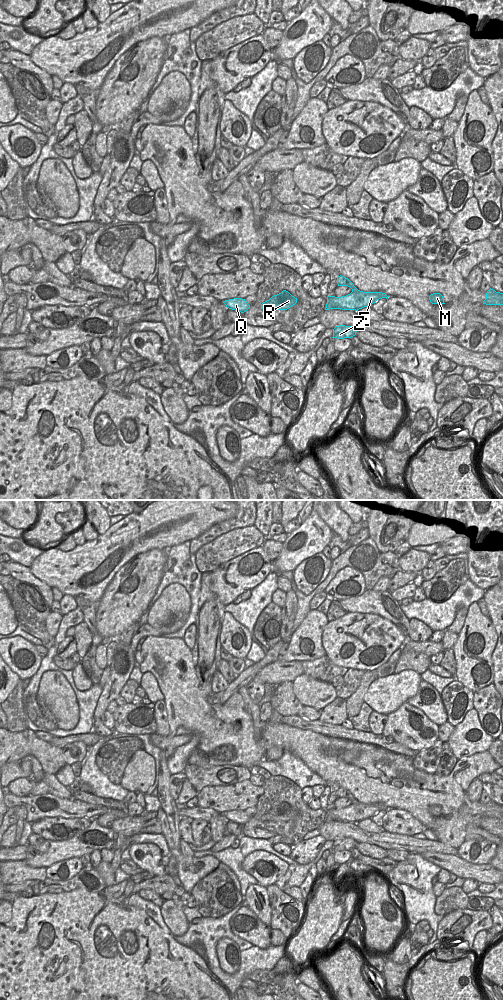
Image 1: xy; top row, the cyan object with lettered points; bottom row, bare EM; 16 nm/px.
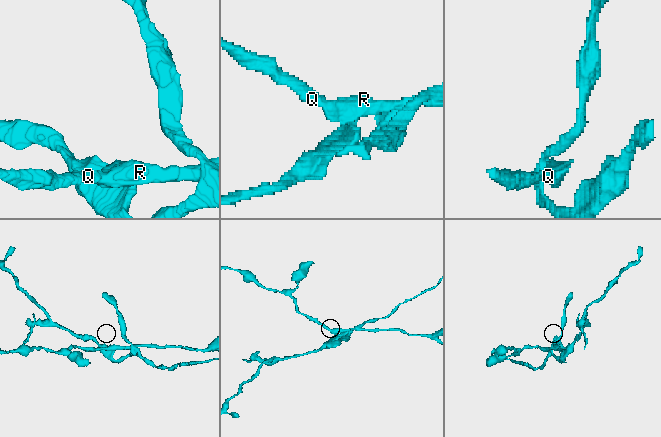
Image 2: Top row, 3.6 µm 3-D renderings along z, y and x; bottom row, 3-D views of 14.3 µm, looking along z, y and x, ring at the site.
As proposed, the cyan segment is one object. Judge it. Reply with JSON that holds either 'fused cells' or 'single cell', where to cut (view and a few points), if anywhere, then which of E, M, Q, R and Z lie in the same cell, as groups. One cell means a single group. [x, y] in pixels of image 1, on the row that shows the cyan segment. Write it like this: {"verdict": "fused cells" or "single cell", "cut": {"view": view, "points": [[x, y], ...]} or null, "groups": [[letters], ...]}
{"verdict": "fused cells", "cut": {"view": "xy", "points": [[357, 289], [352, 291]]}, "groups": [["E", "M", "Q", "R"], ["Z"]]}

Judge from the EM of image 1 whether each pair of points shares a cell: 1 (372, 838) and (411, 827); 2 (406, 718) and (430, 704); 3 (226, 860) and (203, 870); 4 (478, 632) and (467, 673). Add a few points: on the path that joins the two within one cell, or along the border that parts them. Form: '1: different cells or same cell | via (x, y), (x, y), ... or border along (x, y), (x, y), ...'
1: different cells | border along (385, 830), (391, 833), (412, 836)
2: different cells | border along (407, 701), (419, 708), (437, 725)
3: different cells | border along (209, 854), (218, 860), (218, 867)
4: same cell | via (482, 641), (478, 645), (474, 663)

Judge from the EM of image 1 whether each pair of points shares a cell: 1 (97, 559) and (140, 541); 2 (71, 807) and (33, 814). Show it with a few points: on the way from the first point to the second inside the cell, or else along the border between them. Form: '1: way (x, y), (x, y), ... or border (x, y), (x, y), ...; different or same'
1: way (108, 553), (122, 541), (129, 541); same
2: way (62, 808), (42, 812); same

